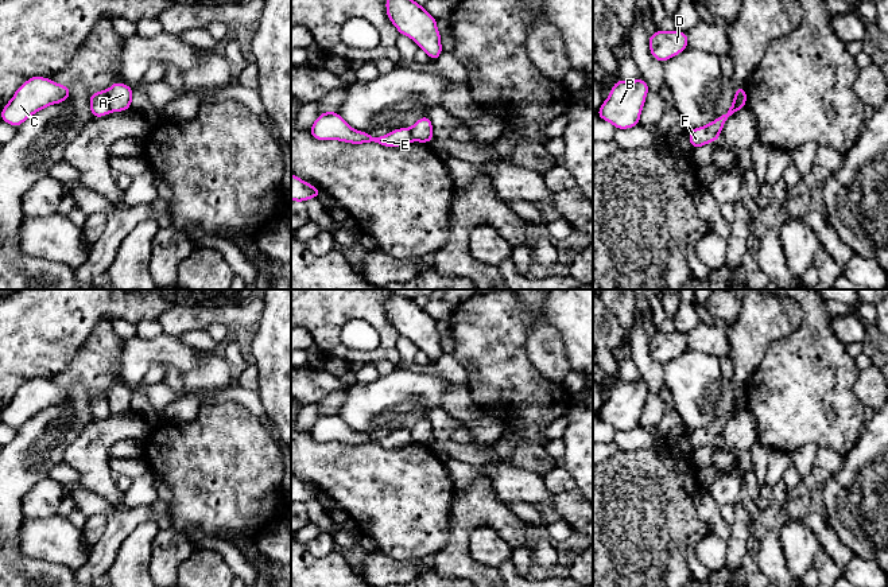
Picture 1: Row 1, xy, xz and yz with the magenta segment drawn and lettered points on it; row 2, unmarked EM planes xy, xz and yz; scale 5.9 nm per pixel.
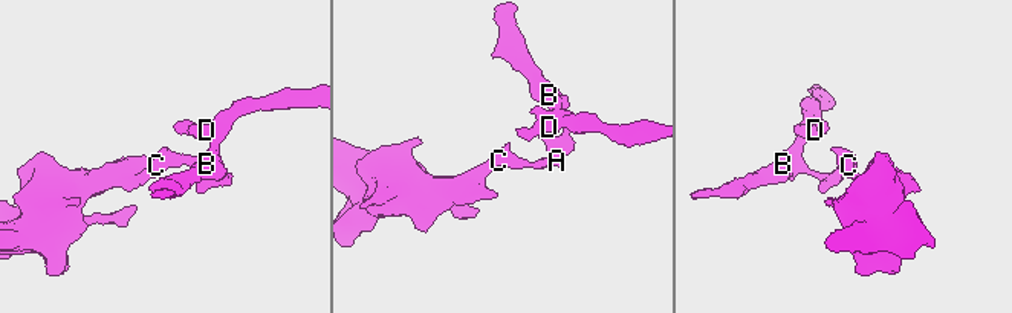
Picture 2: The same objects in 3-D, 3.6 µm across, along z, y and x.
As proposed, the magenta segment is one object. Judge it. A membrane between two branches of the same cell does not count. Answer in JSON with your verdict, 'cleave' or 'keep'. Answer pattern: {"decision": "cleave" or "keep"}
{"decision": "cleave"}

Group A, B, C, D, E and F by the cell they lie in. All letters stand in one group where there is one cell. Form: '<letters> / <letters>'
A B D F / C E

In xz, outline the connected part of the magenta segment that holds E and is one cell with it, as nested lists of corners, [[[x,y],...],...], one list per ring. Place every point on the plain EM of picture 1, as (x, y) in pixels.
[[[336,412],[319,415],[309,434],[318,443],[340,442],[350,446],[376,444],[389,450],[412,443],[410,429],[393,431],[384,438],[373,439],[368,434],[350,429]]]

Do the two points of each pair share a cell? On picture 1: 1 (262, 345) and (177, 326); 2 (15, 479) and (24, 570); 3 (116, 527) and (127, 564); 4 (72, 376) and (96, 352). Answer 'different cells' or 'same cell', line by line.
1: different cells
2: same cell
3: different cells
4: same cell

